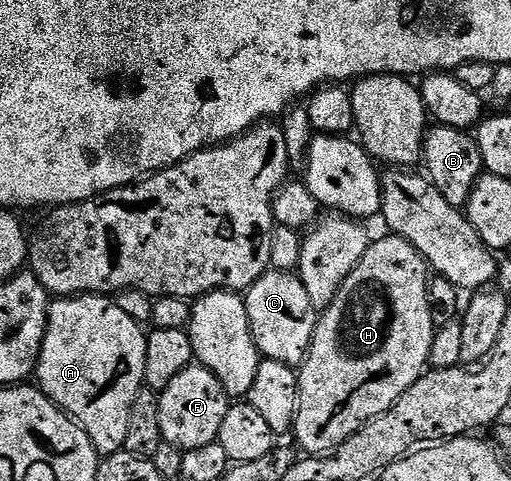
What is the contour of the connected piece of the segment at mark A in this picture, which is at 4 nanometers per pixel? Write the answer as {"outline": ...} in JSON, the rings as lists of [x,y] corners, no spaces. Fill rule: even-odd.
{"outline":[[[98,293],[63,295],[52,300],[47,310],[47,333],[43,336],[43,346],[34,371],[34,376],[39,377],[38,388],[84,429],[100,455],[117,453],[123,449],[125,435],[129,435],[133,399],[137,399],[147,379],[147,333],[117,302],[111,300],[115,299]]]}

